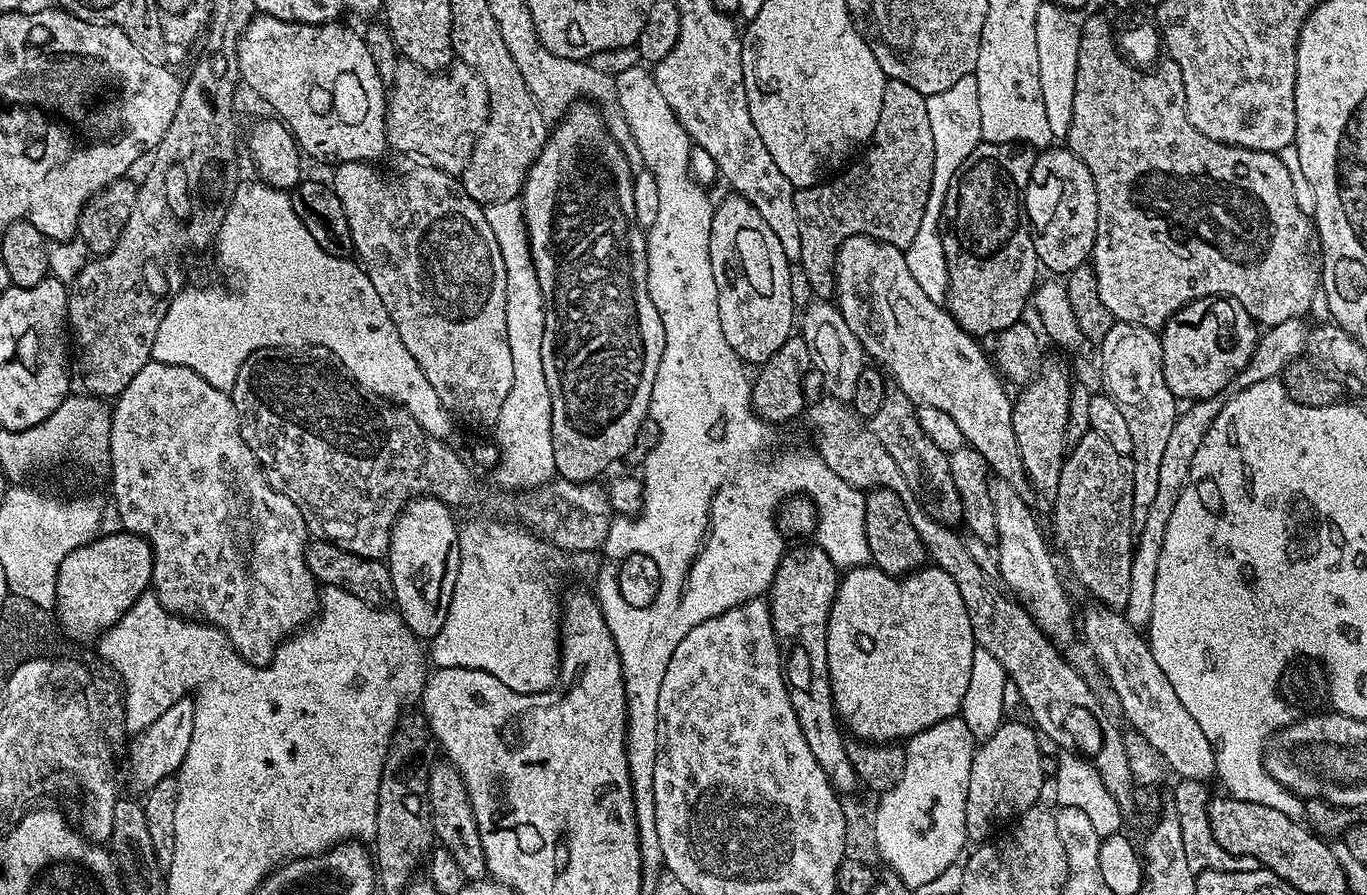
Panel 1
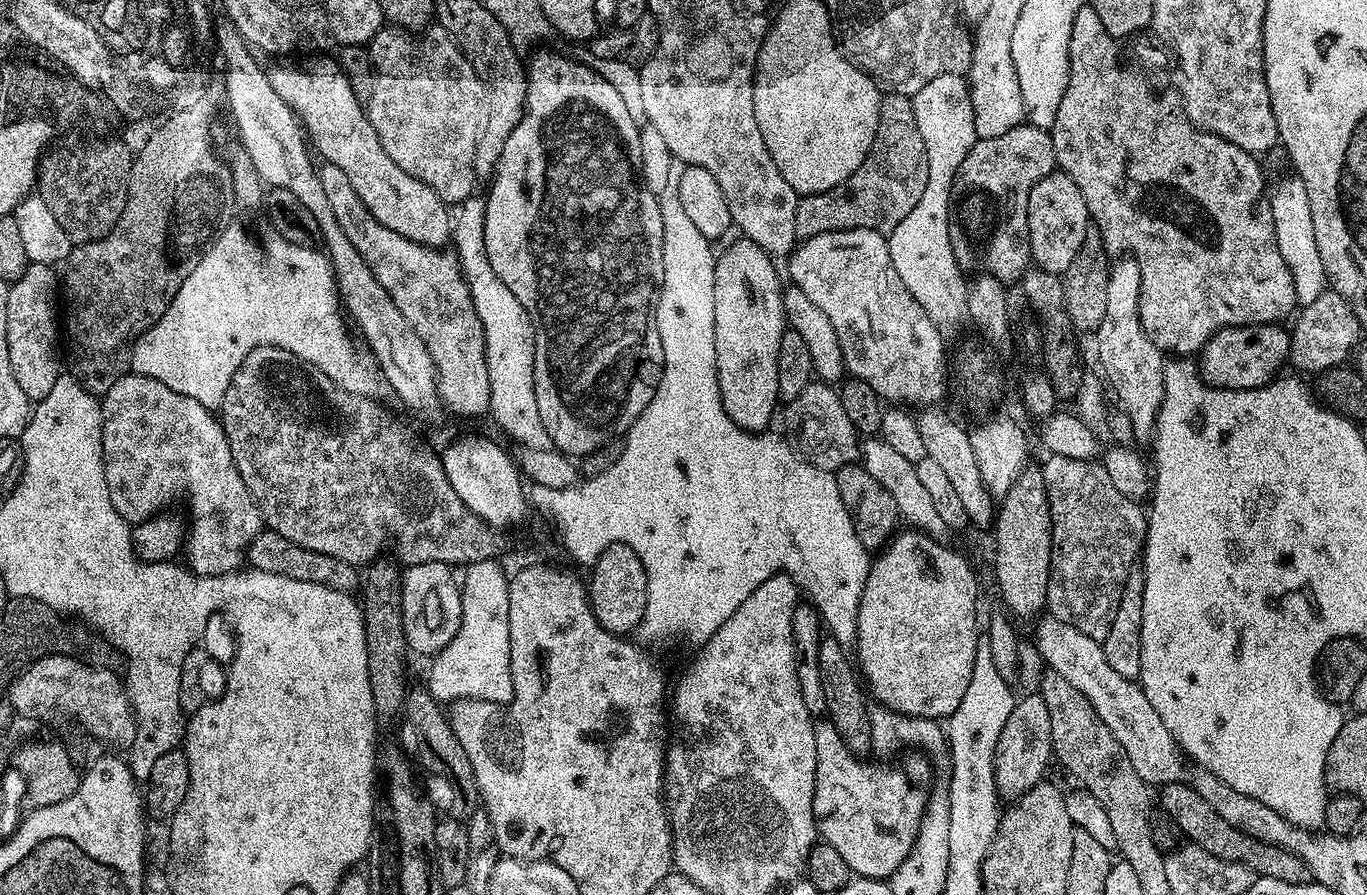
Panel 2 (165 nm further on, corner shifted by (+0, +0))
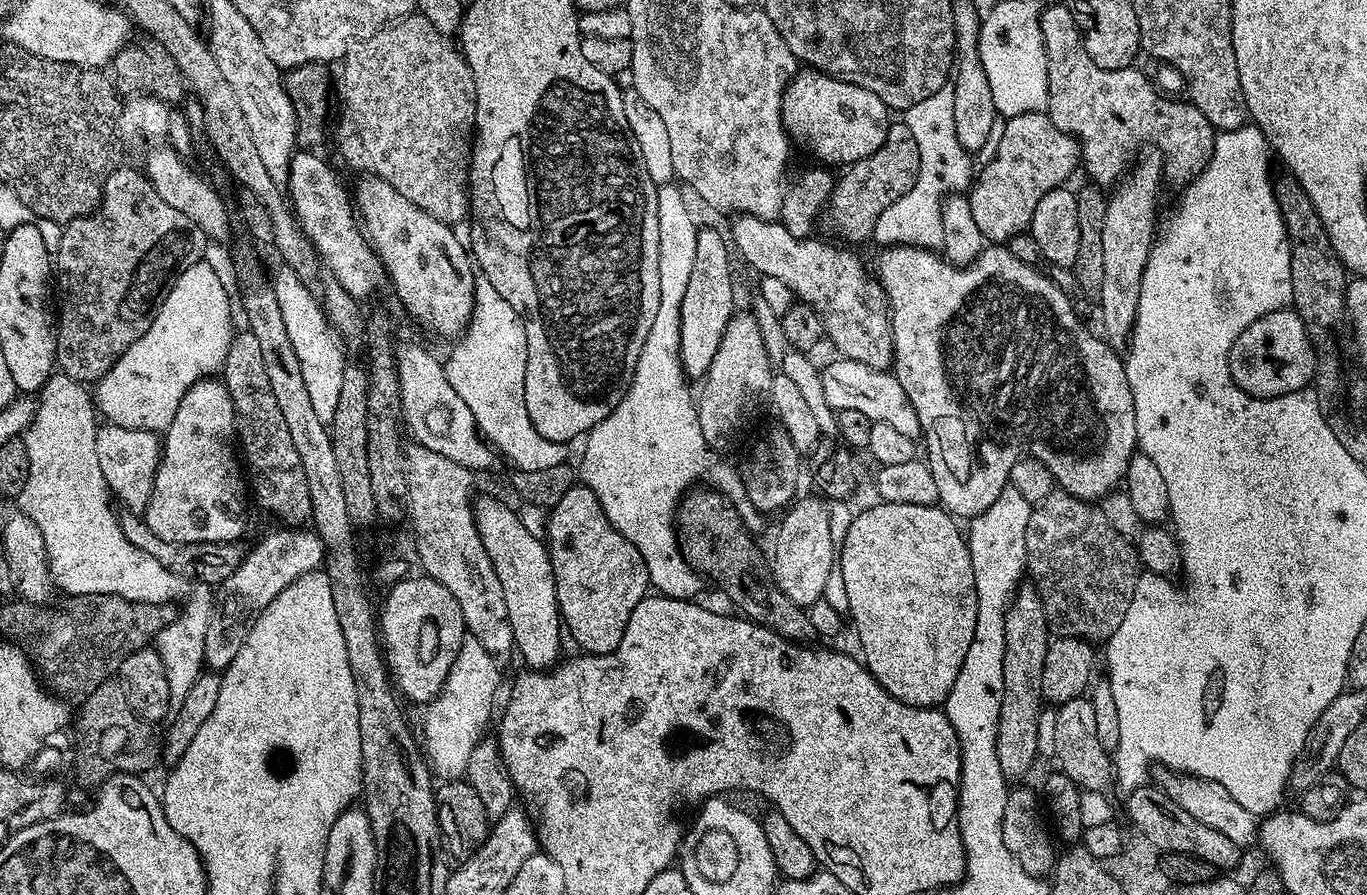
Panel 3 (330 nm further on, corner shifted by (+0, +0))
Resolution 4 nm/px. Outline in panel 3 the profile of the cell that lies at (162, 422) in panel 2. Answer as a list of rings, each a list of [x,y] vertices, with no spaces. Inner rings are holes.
[[[108,422],[97,431],[96,445],[98,446],[98,463],[102,465],[102,478],[106,478],[109,493],[119,503],[121,500],[127,511],[143,513],[148,507],[148,499],[152,496],[156,472],[160,469],[161,437],[155,431],[123,428]]]

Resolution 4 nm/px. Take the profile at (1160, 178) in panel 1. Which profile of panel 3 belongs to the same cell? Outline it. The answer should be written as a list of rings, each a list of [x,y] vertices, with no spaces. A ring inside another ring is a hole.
[[[1054,2],[1040,16],[1042,42],[1046,46],[1048,63],[1048,117],[1066,134],[1070,134],[1080,144],[1082,168],[1088,171],[1087,179],[1097,186],[1115,185],[1129,171],[1138,150],[1151,146],[1164,156],[1164,176],[1174,183],[1187,185],[1203,173],[1212,157],[1212,147],[1217,133],[1212,123],[1187,99],[1173,98],[1156,87],[1133,66],[1122,70],[1102,70],[1094,63],[1094,58],[1086,54],[1084,39],[1074,14],[1062,2]]]

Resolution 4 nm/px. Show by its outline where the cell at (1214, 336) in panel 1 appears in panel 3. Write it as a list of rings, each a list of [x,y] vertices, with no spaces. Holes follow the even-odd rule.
[[[1277,308],[1275,312],[1259,316],[1253,324],[1243,325],[1235,333],[1228,365],[1234,382],[1246,394],[1269,400],[1305,391],[1316,374],[1315,360],[1315,351],[1298,312]]]

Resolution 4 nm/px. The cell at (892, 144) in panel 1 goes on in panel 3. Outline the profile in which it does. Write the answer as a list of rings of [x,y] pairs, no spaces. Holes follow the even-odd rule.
[[[904,122],[889,123],[888,133],[886,134],[886,142],[882,142],[882,146],[878,146],[878,150],[874,150],[874,154],[870,154],[866,158],[862,158],[857,164],[851,165],[847,169],[848,172],[844,177],[837,179],[832,186],[832,196],[828,199],[826,205],[826,216],[832,219],[832,224],[845,236],[848,240],[868,240],[874,230],[874,222],[878,222],[878,214],[882,214],[882,210],[886,210],[886,206],[890,206],[898,201],[911,190],[919,178],[919,154],[918,145],[910,134],[910,128]]]

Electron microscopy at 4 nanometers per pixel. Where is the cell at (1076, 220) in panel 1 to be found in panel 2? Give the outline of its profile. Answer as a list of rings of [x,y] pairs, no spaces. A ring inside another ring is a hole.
[[[1059,170],[1044,176],[1030,190],[1028,199],[1028,241],[1032,251],[1032,264],[1052,275],[1060,276],[1070,266],[1070,262],[1082,246],[1082,238],[1086,238],[1086,230],[1090,226],[1090,217],[1086,198],[1082,198],[1082,190],[1074,186],[1070,177]]]

